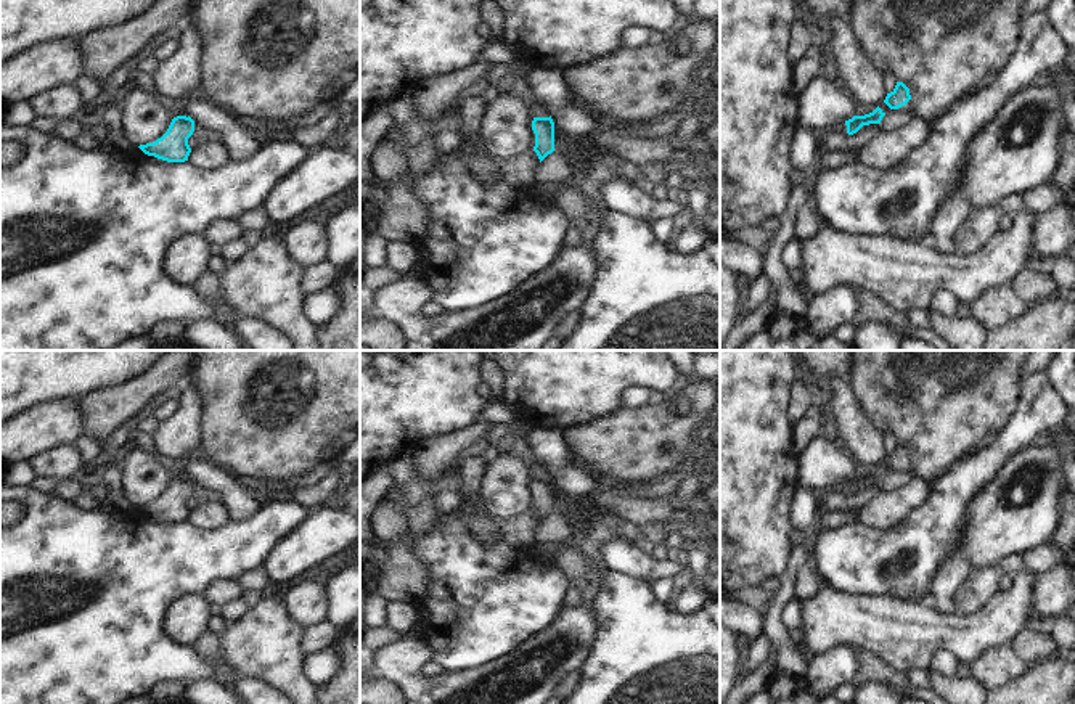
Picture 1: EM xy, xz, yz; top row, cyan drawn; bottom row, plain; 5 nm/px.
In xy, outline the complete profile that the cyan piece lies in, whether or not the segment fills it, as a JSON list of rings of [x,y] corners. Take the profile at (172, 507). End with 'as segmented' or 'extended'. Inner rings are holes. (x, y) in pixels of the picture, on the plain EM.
[[[177,476],[172,479],[167,492],[153,503],[140,505],[138,508],[157,519],[167,522],[185,522],[191,513],[188,498],[194,492],[194,481],[188,476]]]; as segmented

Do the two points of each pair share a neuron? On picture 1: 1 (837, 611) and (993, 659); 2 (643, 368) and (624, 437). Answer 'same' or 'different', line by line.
1: different
2: different

